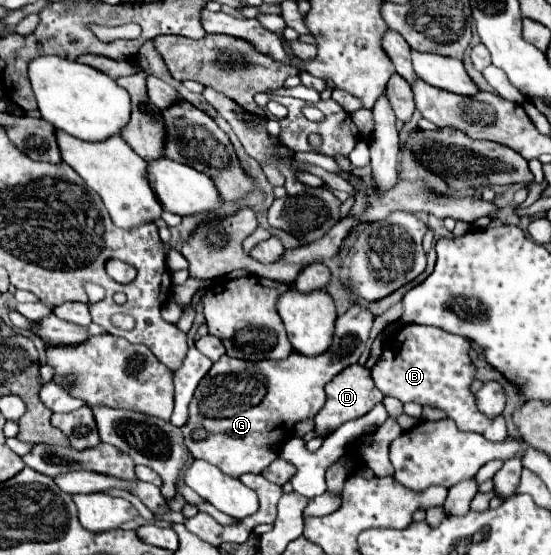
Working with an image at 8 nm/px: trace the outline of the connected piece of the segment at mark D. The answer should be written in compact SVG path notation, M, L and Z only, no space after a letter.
M352 364L352 366L348 366L346 370L342 370L338 376L334 376L328 384L326 384L326 404L324 404L324 408L316 414L316 418L314 418L314 428L316 428L316 432L318 432L318 436L320 438L324 438L326 434L330 434L330 432L334 432L336 428L340 428L344 422L348 422L348 420L356 420L356 418L360 418L360 416L364 416L364 414L368 414L378 402L382 402L382 394L378 394L378 390L376 390L376 386L374 386L374 382L372 382L372 376L370 376L370 372L364 368L364 366L360 366L360 364Z

